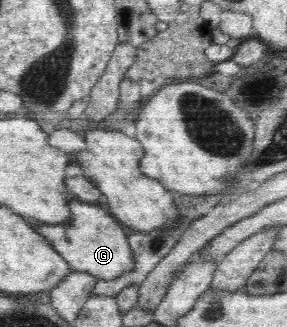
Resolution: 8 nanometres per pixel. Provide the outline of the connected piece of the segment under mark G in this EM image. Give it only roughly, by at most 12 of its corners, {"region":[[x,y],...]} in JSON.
{"region":[[71,199],[70,219],[28,221],[73,271],[113,280],[132,269],[105,204]]}

